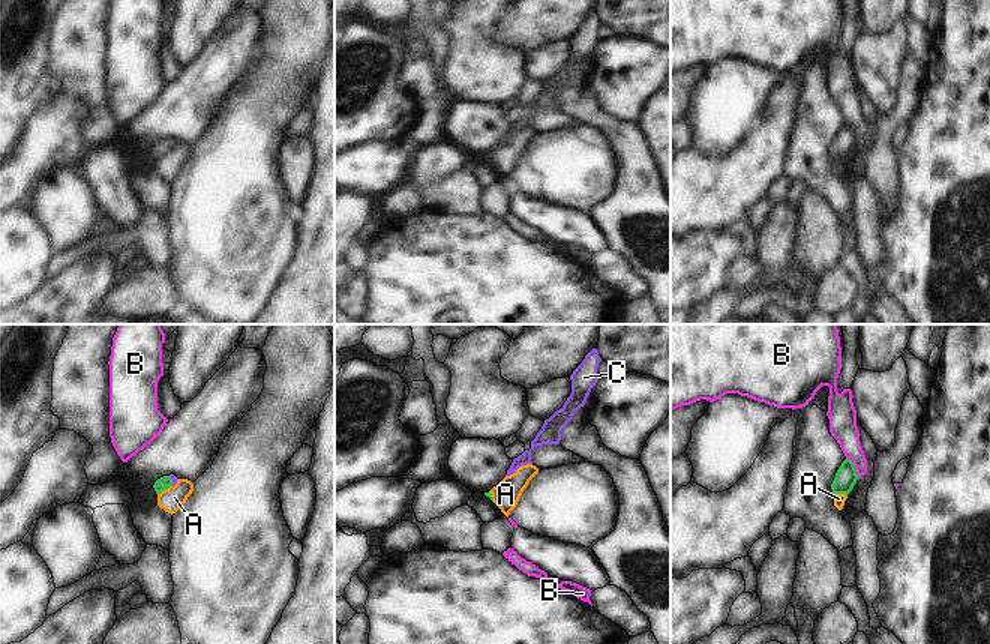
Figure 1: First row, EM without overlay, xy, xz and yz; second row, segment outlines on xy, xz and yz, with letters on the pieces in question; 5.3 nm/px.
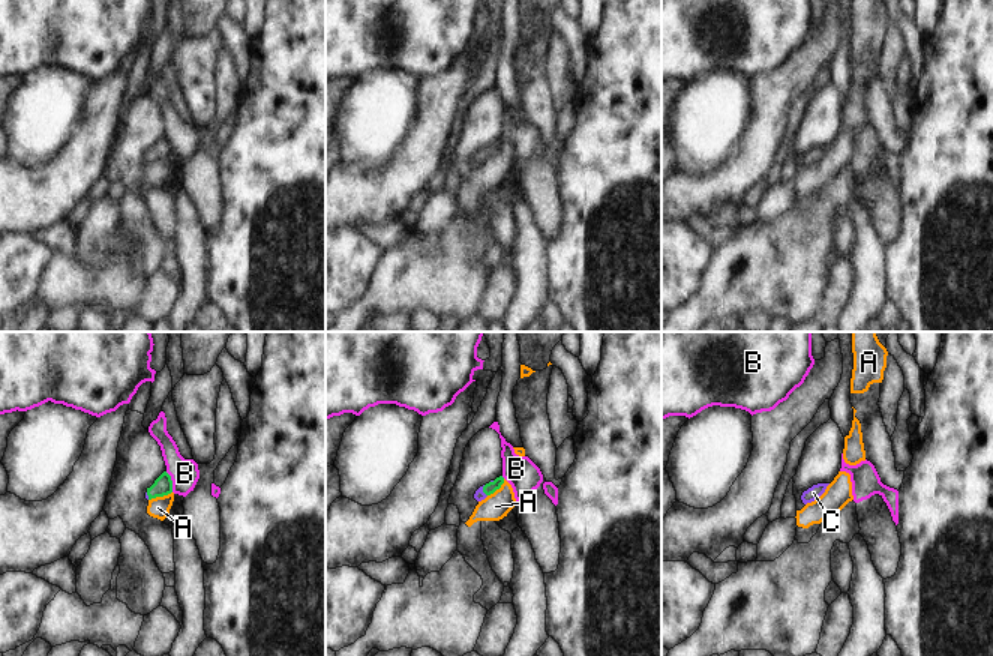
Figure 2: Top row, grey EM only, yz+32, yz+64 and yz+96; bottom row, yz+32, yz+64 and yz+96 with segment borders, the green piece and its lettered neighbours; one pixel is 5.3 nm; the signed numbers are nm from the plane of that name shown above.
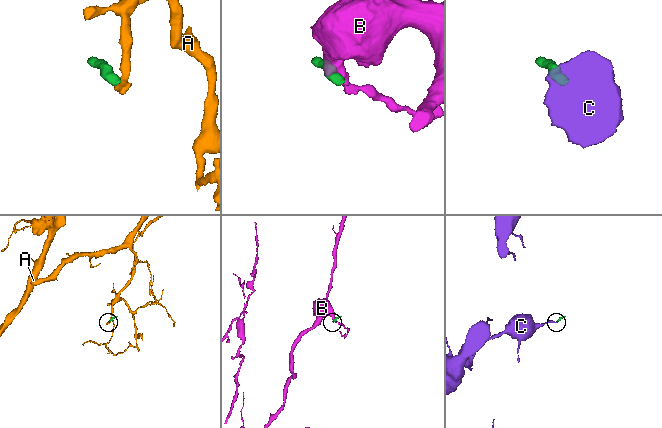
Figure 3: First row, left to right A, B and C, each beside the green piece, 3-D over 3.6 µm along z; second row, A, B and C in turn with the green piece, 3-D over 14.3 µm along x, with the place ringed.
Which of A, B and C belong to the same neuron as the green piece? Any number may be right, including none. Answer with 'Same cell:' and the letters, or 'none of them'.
Same cell: C

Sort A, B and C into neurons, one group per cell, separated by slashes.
A / B / C

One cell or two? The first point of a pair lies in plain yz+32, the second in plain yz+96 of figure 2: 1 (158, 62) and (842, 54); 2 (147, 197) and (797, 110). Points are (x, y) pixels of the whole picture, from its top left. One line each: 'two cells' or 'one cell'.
1: two cells
2: two cells

